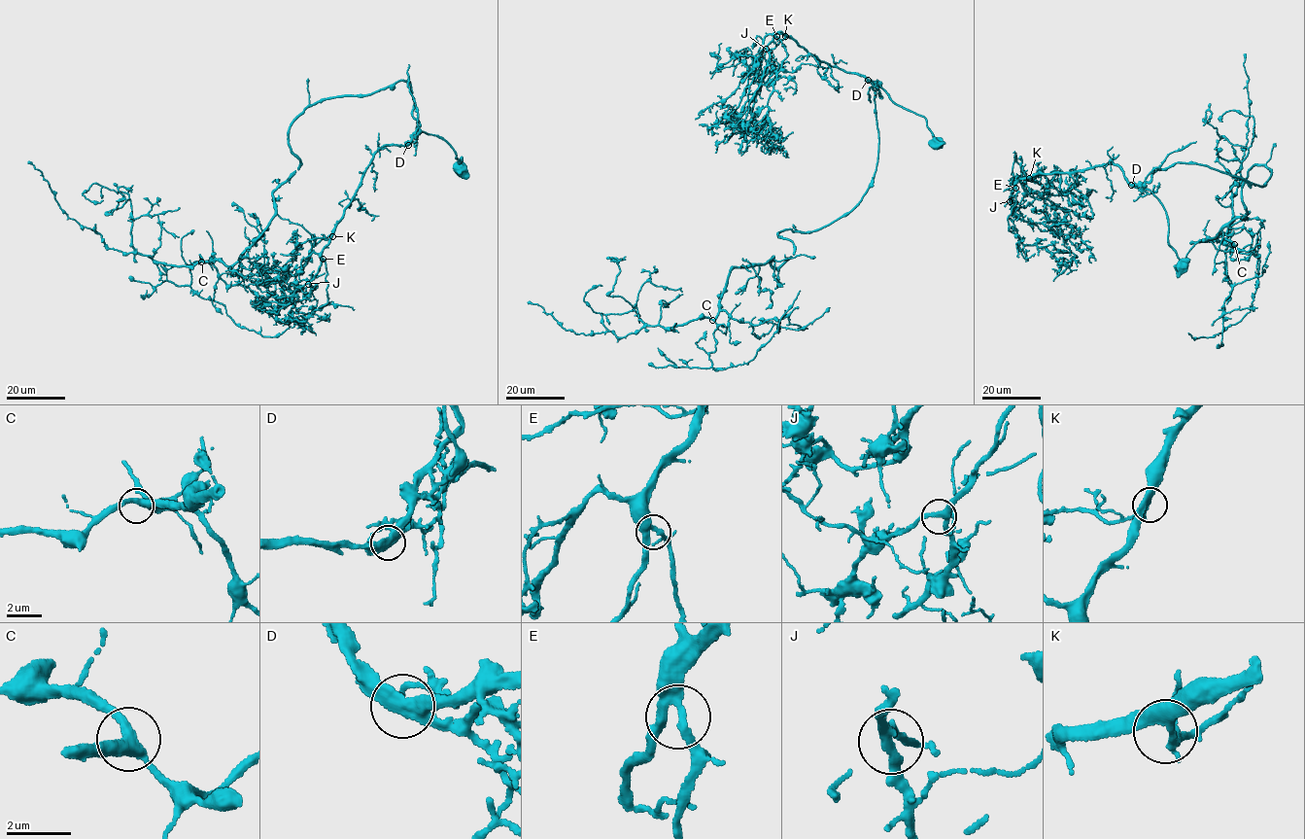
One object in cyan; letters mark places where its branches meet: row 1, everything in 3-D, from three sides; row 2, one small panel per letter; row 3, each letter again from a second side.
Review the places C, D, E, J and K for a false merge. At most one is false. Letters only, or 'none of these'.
none of these

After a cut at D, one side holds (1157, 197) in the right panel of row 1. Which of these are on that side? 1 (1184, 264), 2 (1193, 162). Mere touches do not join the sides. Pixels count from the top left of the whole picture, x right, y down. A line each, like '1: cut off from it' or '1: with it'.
1: with it
2: cut off from it

